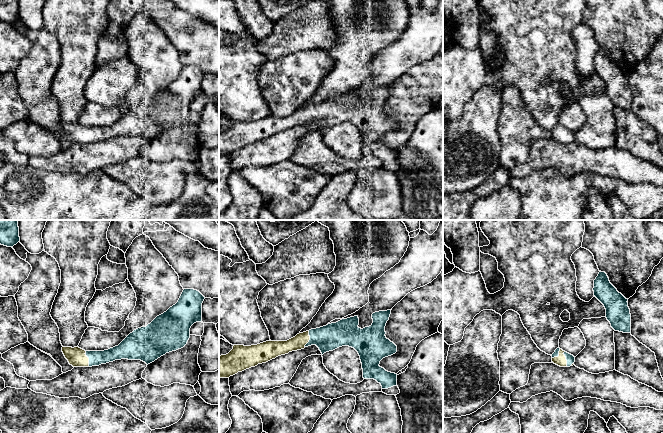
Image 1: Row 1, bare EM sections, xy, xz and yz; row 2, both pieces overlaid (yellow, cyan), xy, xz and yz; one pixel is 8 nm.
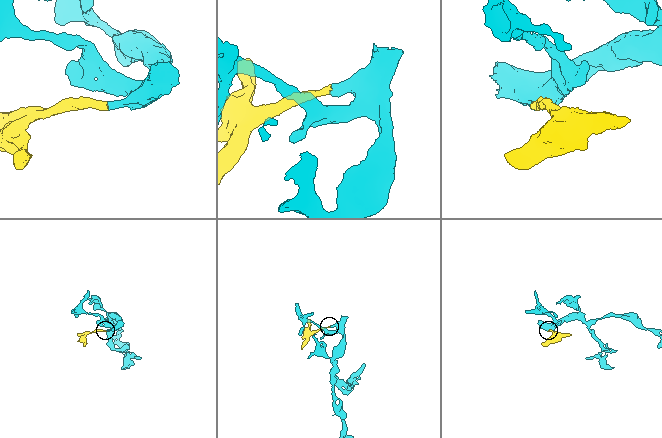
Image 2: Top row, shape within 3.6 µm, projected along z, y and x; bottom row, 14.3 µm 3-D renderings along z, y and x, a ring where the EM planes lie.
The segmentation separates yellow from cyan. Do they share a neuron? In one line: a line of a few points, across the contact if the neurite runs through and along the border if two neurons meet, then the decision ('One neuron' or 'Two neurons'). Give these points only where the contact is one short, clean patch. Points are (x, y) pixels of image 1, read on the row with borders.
Line: xy (76, 356), (88, 359), (96, 358). One neuron

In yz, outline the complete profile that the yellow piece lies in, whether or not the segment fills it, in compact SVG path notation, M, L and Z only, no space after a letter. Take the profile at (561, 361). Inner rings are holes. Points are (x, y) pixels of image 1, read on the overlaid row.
M557 348L551 355L552 362L560 367L570 367L574 365L575 357L560 348Z

